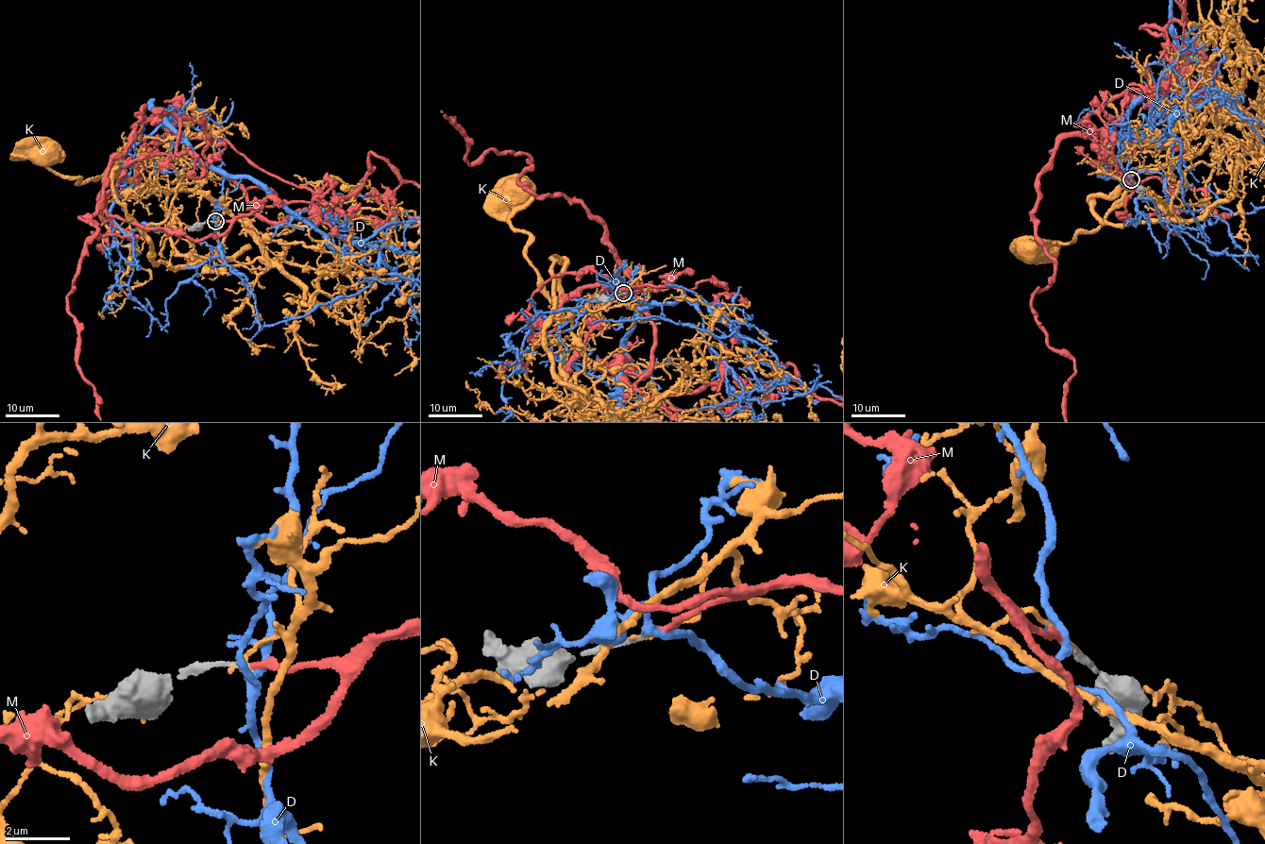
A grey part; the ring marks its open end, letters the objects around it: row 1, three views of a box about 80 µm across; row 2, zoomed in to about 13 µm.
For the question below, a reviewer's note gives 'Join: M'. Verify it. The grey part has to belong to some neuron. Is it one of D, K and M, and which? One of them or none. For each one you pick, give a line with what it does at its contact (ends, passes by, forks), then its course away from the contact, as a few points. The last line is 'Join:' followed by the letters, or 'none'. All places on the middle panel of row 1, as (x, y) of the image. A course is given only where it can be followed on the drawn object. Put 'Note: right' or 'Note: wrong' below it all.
M: it ends
Join: M
Note: right

